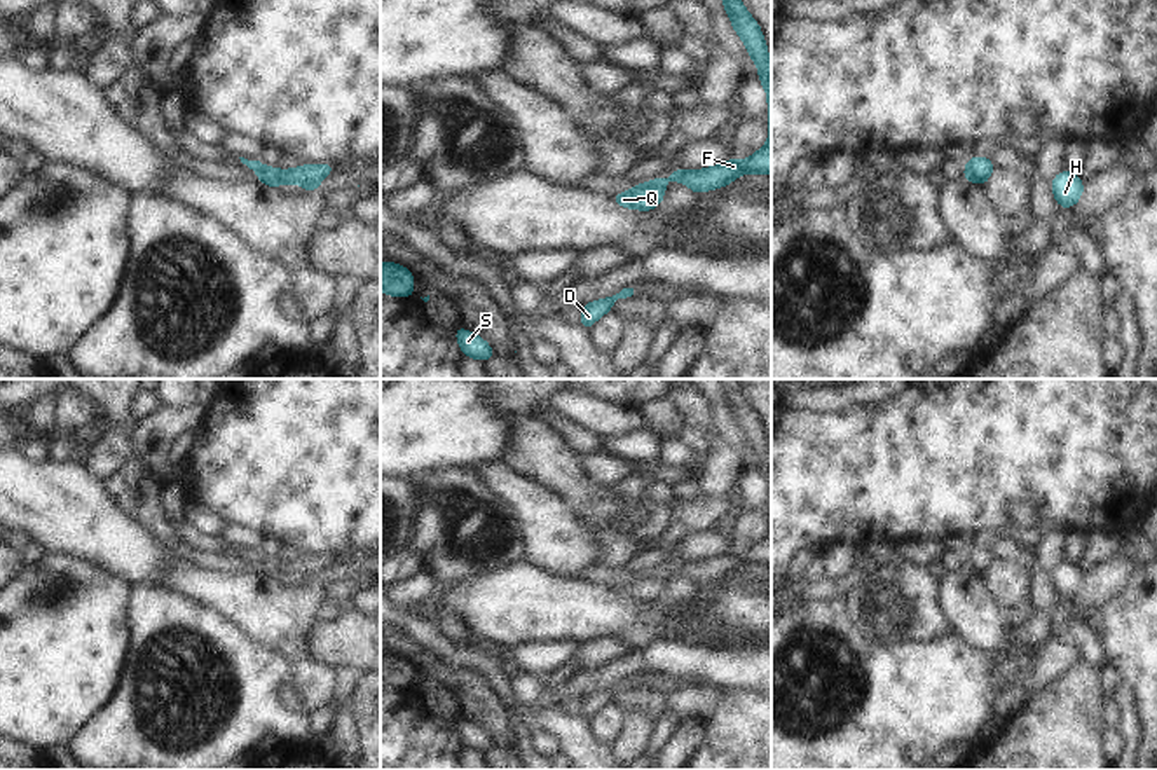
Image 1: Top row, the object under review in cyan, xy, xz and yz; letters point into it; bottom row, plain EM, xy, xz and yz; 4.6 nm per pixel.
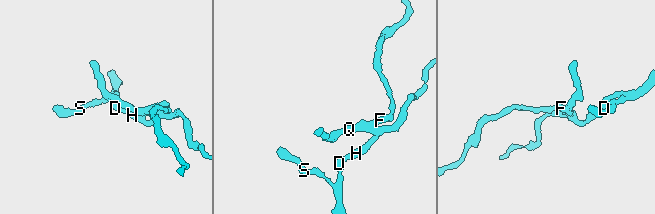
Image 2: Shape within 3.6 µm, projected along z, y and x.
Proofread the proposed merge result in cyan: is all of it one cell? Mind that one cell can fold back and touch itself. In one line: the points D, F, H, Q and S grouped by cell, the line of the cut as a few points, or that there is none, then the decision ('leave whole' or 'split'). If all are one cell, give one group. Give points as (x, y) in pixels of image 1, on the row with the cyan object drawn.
D H Q S / F; cut in xz along (650, 182), (664, 189); split

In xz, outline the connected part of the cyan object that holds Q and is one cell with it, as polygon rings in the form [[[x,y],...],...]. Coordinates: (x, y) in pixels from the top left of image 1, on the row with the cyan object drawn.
[[[646,182],[632,187],[628,192],[611,196],[611,199],[623,208],[651,211],[658,208],[665,192],[667,189],[656,189]]]

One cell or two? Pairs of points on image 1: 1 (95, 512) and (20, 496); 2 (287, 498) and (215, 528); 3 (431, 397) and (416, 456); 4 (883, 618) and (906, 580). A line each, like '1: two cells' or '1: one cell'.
1: one cell
2: two cells
3: one cell
4: one cell

